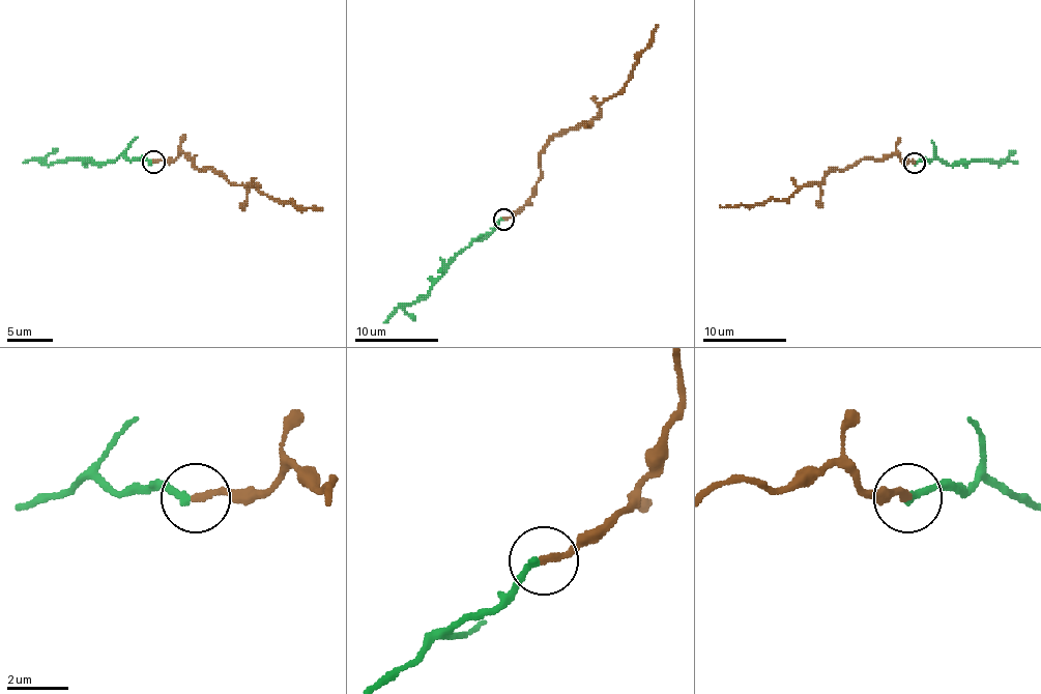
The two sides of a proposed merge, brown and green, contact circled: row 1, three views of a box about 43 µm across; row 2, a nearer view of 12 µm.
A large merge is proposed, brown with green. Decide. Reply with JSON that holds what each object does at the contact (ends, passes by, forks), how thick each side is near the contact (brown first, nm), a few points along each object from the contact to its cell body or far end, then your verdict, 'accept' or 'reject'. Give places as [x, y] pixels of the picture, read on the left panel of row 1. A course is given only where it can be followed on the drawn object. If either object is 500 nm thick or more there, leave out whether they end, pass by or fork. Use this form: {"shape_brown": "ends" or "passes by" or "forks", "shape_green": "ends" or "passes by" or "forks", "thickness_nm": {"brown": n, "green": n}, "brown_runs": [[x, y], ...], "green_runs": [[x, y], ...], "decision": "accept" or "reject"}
{"shape_brown": "ends", "shape_green": "ends", "thickness_nm": {"brown": 220, "green": 200}, "brown_runs": [[153, 162], [182, 153], [194, 157], [199, 169], [210, 169], [231, 182], [256, 185], [299, 208], [322, 208]], "green_runs": [[153, 162], [125, 160], [121, 155], [103, 165], [68, 160], [53, 165], [44, 165], [38, 160], [23, 162]], "decision": "accept"}

